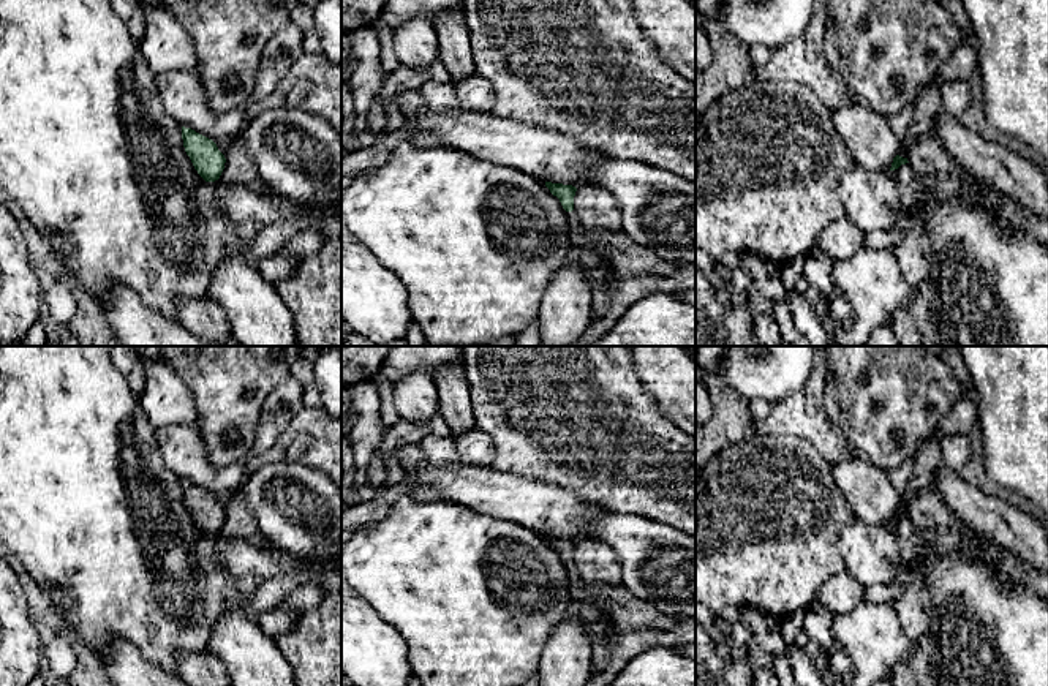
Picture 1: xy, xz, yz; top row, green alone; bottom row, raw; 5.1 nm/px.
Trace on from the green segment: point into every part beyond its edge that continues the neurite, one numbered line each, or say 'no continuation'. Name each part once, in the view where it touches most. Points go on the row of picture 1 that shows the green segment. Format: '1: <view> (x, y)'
1: xz (626, 258)

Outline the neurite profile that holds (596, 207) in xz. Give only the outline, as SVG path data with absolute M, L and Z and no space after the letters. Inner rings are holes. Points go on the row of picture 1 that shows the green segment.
M582 185L574 196L574 212L585 229L621 231L621 210L613 194L598 185Z

